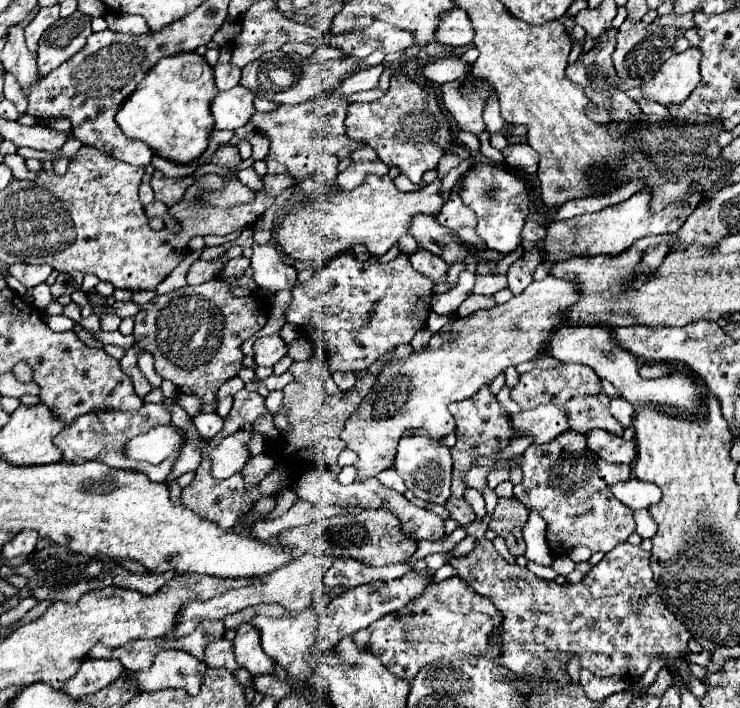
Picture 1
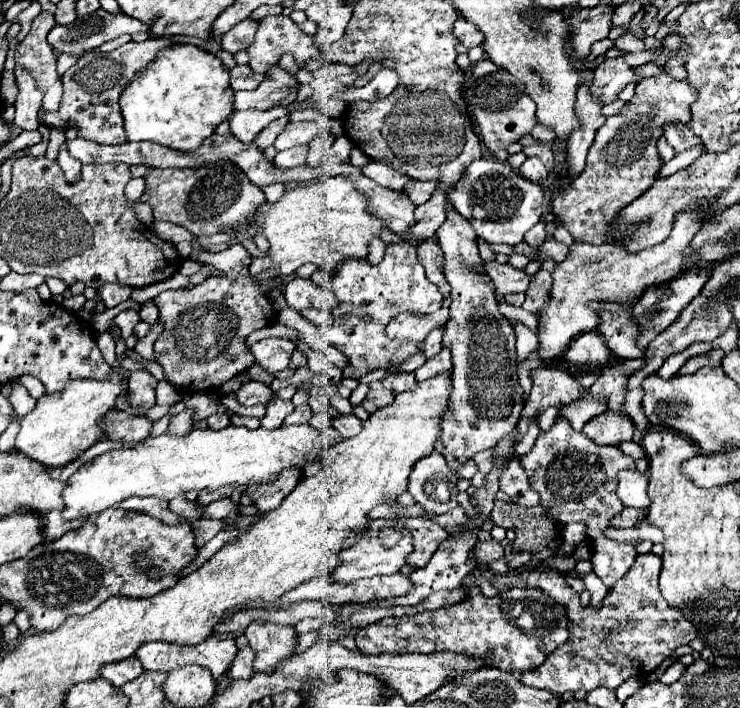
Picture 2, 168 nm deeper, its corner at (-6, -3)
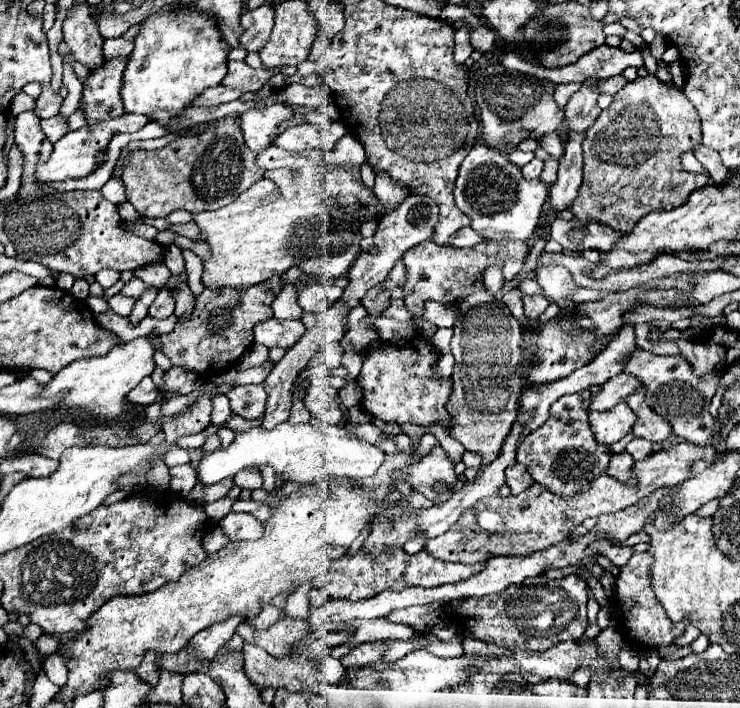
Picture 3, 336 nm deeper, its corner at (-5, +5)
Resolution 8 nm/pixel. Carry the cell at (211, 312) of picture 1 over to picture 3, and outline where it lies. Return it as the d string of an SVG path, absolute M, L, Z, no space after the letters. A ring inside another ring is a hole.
M271 276L263 284L247 288L205 288L197 298L189 316L179 316L173 332L159 336L161 352L173 366L207 376L221 374L237 364L249 346L253 346L253 326L273 318L271 302L283 288L283 278Z

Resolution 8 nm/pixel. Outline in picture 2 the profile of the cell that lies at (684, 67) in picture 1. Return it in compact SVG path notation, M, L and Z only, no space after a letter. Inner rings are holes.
M662 72L640 80L640 84L636 84L634 98L622 106L620 114L606 118L588 150L584 172L552 202L556 218L562 220L562 226L572 234L574 242L600 246L608 240L608 236L604 236L604 224L608 224L608 220L612 220L624 204L630 204L636 196L640 196L640 192L646 192L660 176L664 160L660 158L656 144L664 134L664 126L688 124L694 100L696 92L688 80L676 80Z

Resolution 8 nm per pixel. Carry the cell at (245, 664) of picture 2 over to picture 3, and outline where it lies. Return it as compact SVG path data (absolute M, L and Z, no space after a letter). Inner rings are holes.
M255 644L243 646L245 674L261 688L289 688L293 692L319 692L319 674L311 672L307 664L295 664L291 656L273 658Z

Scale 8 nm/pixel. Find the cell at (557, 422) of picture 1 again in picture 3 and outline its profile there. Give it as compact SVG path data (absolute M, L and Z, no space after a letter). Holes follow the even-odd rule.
M617 374L613 378L609 378L599 392L591 394L591 402L589 402L589 412L593 410L609 410L613 408L615 404L623 402L625 396L629 396L631 392L635 392L637 388L641 388L643 382L637 378L637 376L631 376L631 374Z

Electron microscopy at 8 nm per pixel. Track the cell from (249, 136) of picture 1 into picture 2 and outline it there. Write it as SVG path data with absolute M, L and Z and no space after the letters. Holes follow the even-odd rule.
M290 122L284 132L276 138L274 146L276 150L286 150L298 144L308 144L314 136L318 134L318 124L316 122Z

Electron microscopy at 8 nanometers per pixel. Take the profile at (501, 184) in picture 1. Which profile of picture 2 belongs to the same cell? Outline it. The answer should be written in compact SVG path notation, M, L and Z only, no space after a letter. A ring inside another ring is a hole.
M496 158L474 160L454 190L448 190L448 196L456 212L462 214L474 226L478 238L486 240L488 244L520 244L524 234L542 218L542 186L524 180L524 176L514 172L508 162L500 162ZM474 210L484 210L484 216L476 218Z

